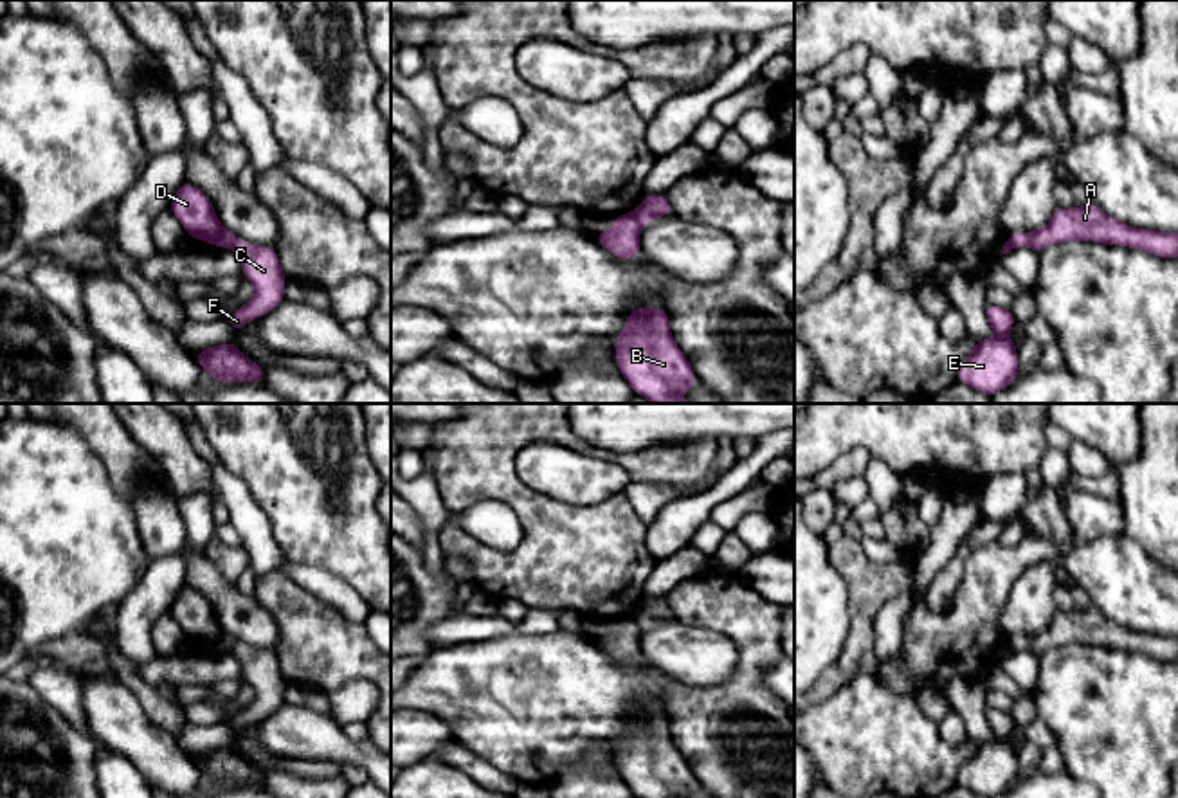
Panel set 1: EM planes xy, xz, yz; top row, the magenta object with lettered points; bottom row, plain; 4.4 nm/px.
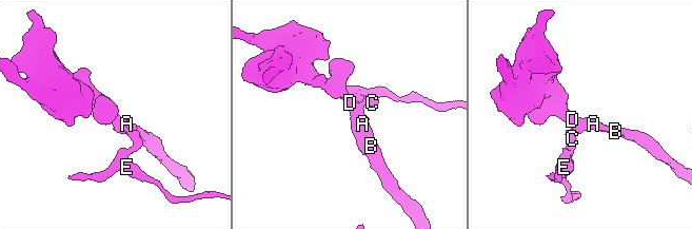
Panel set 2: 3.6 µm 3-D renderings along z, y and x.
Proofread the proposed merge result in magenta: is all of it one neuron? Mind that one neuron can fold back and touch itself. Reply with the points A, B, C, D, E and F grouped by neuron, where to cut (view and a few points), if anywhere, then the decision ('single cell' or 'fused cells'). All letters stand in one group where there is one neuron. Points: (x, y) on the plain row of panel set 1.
groups A B D / C E F; cut xz (631, 616), (642, 629); fused cells

